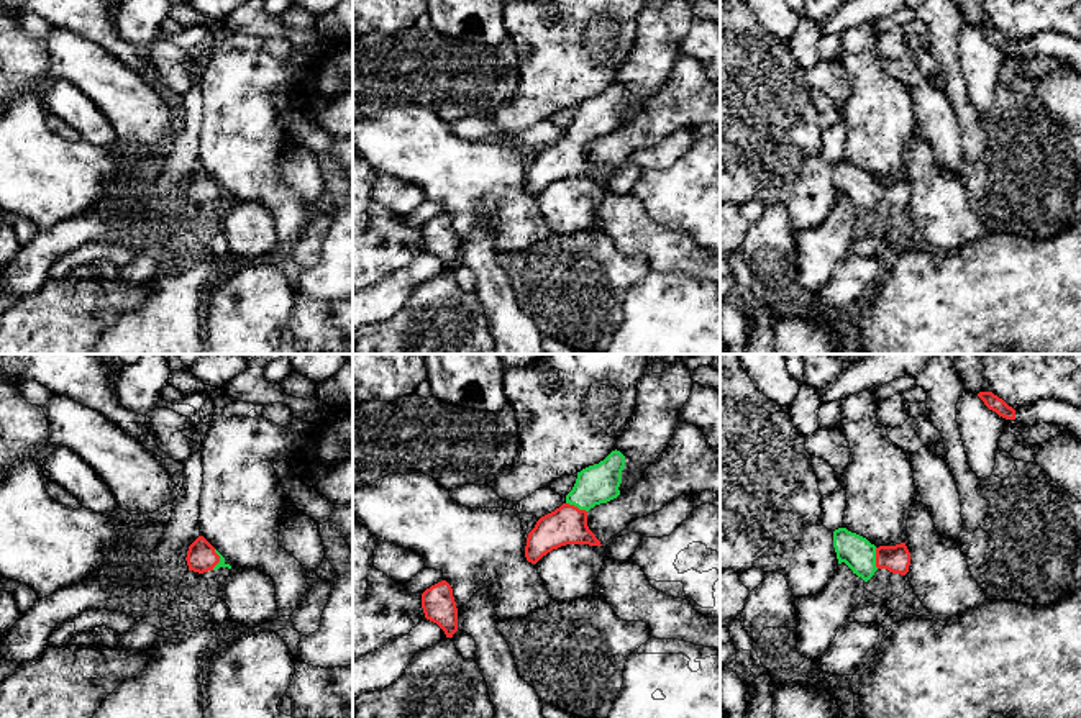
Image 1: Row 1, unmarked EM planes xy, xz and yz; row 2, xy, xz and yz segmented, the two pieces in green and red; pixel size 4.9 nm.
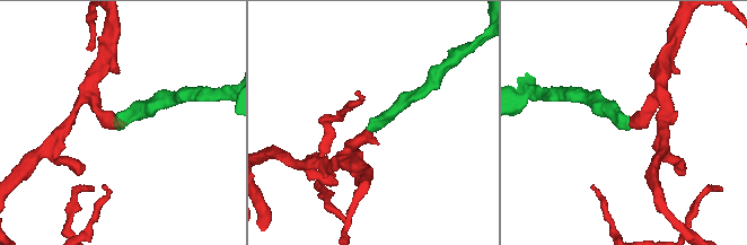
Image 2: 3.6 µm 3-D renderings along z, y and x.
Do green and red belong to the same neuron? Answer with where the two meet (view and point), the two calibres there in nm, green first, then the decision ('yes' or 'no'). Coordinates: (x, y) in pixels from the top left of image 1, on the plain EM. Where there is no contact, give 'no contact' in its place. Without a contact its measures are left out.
meets green in xz at (576, 138); 190 nm thick on the green side, 190 nm on the other; yes

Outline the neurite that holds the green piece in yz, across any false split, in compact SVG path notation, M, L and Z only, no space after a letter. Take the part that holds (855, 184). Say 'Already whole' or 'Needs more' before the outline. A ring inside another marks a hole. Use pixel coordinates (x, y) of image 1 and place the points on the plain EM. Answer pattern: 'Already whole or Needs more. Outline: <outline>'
Needs more. Outline: M838 161L833 164L833 180L838 197L845 195L853 207L868 215L878 202L905 208L910 198L910 185L905 175L876 180L866 170Z

